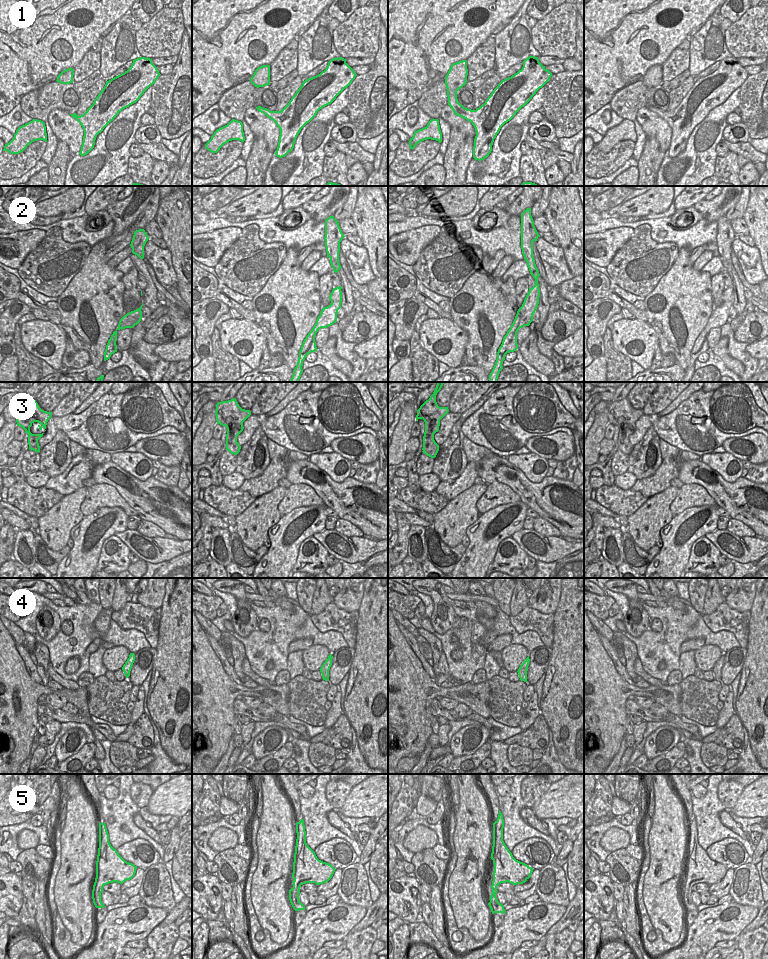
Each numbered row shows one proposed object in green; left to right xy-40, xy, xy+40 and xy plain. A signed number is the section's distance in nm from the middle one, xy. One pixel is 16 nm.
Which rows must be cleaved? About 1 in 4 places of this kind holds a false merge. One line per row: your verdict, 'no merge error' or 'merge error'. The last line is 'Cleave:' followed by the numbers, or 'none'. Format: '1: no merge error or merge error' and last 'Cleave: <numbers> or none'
1: no merge error
2: no merge error
3: no merge error
4: no merge error
5: no merge error
Cleave: none

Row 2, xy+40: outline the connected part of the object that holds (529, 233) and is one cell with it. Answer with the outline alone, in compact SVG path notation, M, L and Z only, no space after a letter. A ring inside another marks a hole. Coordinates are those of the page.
M527 208L521 214L521 249L524 260L527 262L530 274L535 279L535 285L529 288L522 306L518 309L515 319L503 338L502 344L497 352L495 365L489 375L489 382L497 382L500 371L503 369L503 361L509 352L518 349L517 332L524 326L529 326L533 321L533 314L537 310L540 297L540 289L538 284L539 271L536 267L533 257L533 242L540 237L531 216L531 208Z

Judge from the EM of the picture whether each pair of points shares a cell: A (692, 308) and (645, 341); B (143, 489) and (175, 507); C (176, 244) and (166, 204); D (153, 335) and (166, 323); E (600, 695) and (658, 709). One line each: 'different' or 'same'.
A: different
B: same
C: same
D: same
E: different

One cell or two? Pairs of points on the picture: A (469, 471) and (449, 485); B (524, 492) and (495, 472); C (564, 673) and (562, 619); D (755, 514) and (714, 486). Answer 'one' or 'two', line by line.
A: one
B: one
C: one
D: one

